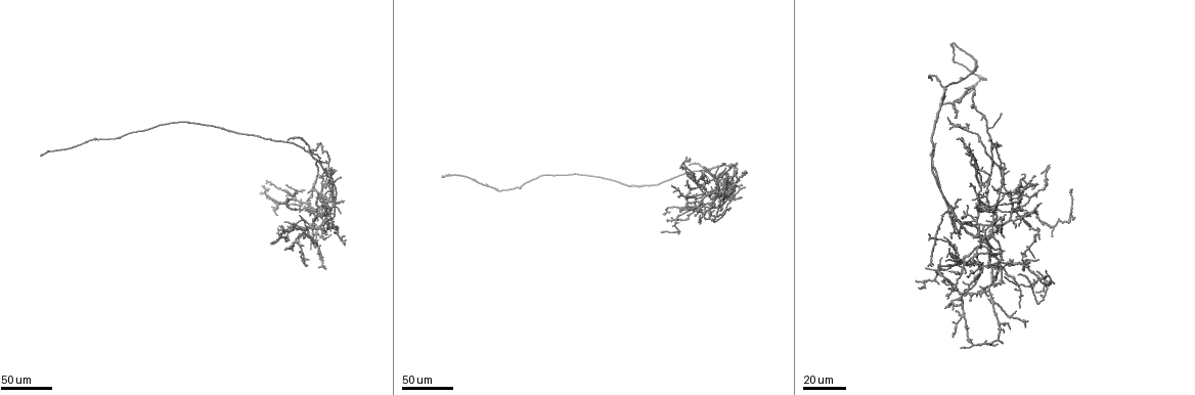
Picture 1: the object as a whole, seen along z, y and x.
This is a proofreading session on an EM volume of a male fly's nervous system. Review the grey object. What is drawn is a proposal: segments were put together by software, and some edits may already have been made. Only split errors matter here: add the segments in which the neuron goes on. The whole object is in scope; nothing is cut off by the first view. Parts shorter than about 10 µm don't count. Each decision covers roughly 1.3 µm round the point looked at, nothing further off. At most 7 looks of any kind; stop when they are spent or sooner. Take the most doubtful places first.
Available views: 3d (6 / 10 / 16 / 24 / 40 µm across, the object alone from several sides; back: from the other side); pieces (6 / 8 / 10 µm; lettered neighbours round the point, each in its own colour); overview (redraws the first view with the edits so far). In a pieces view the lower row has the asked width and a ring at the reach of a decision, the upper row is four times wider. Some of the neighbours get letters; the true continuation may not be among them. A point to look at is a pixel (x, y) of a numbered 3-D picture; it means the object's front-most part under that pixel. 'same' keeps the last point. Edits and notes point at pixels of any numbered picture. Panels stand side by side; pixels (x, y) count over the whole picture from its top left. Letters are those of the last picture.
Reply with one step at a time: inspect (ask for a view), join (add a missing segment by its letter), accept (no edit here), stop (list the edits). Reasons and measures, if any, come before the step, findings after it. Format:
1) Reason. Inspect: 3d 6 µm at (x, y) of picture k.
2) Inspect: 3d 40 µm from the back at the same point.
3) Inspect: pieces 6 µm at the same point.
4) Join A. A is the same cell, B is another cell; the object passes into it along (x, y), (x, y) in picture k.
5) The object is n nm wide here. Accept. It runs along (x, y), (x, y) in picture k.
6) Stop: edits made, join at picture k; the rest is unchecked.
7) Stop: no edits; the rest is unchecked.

Branch stops here. Inspect: 3d 24 µm at (688, 202) of picture 1.

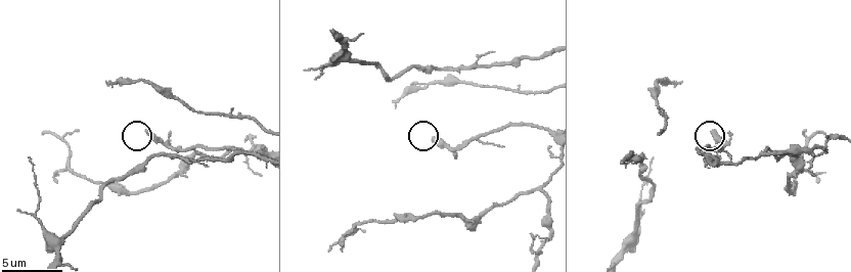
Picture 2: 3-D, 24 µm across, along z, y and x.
Inspect: 3d 10 µm at (149, 132) of picture 2.

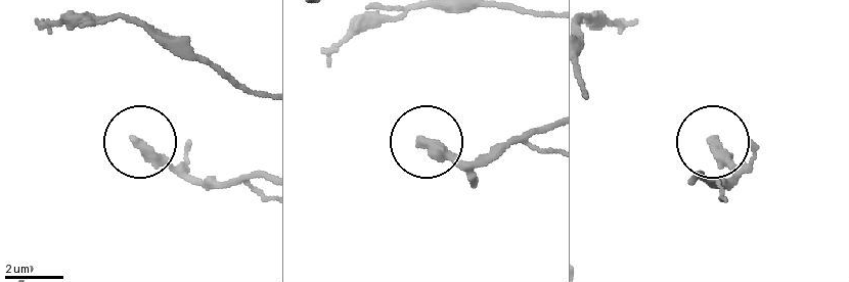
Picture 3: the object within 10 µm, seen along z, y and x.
Inspect: pieces 10 µm at (420, 141) of picture 3.

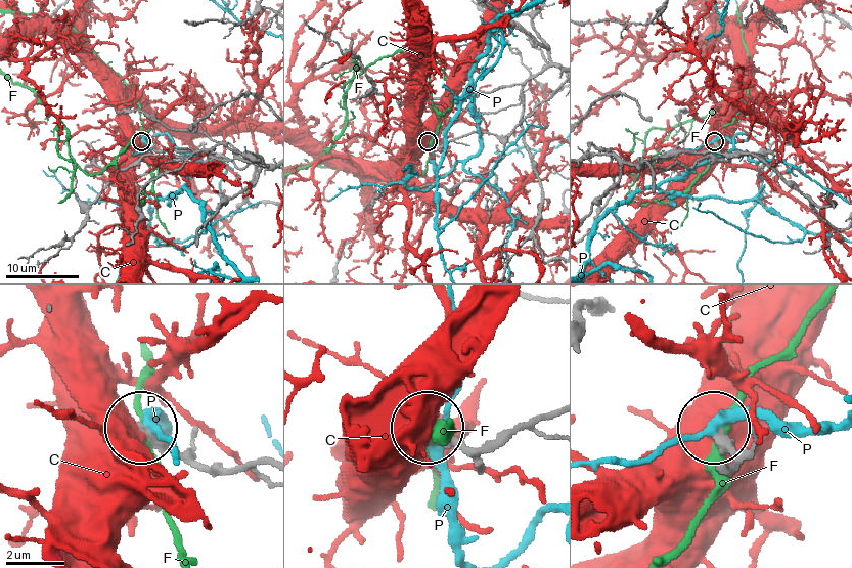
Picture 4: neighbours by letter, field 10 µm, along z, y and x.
The object is 280 nm wide here. Accept. C, F and P are other cells; it runs along (267, 464), (209, 472), (145, 430) in picture 4; none of them fits.

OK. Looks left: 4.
Branch stops here. Inspect: 3d 24 µm at (986, 240) of picture 1.

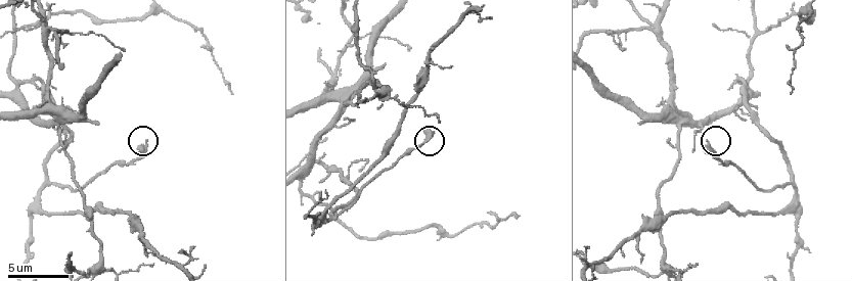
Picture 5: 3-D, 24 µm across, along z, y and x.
Inspect: pieces 8 µm at (707, 144) of picture 5.

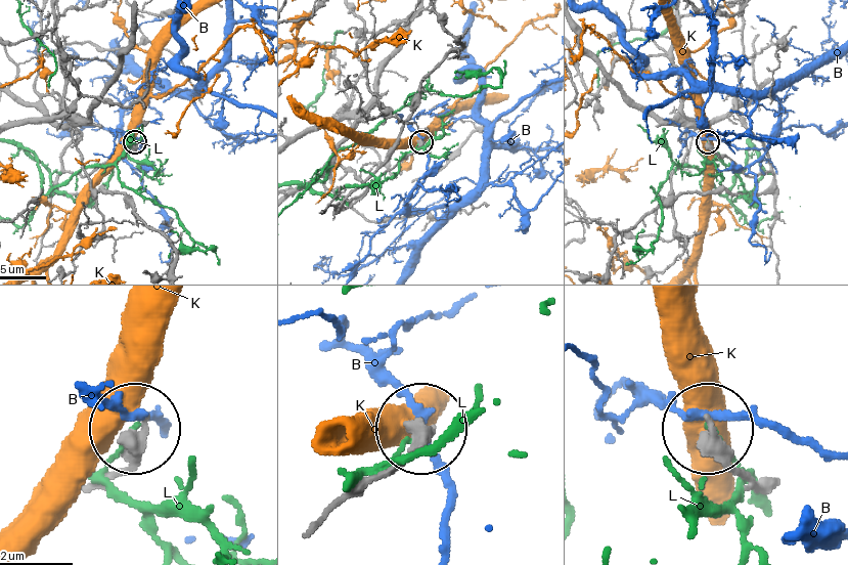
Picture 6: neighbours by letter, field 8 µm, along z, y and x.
The object is 270 nm wide here. Accept. B, K and L are other cells; it runs along (327, 516), (391, 471), (415, 437) in picture 6; none of them fits.

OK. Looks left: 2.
Free end. Inspect: 3d 40 µm at (955, 115) of picture 1.

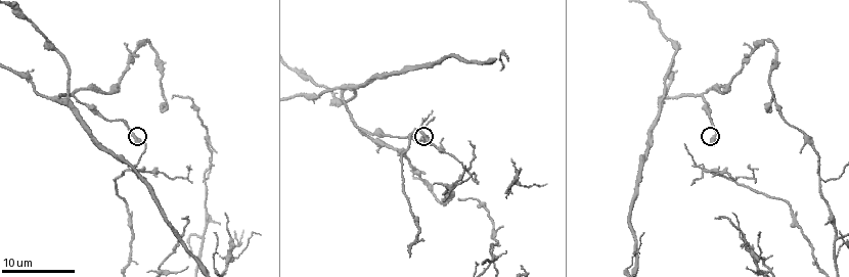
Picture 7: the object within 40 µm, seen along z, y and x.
See the neighbours. Inspect: pieces 10 µm at (139, 144) of picture 7.

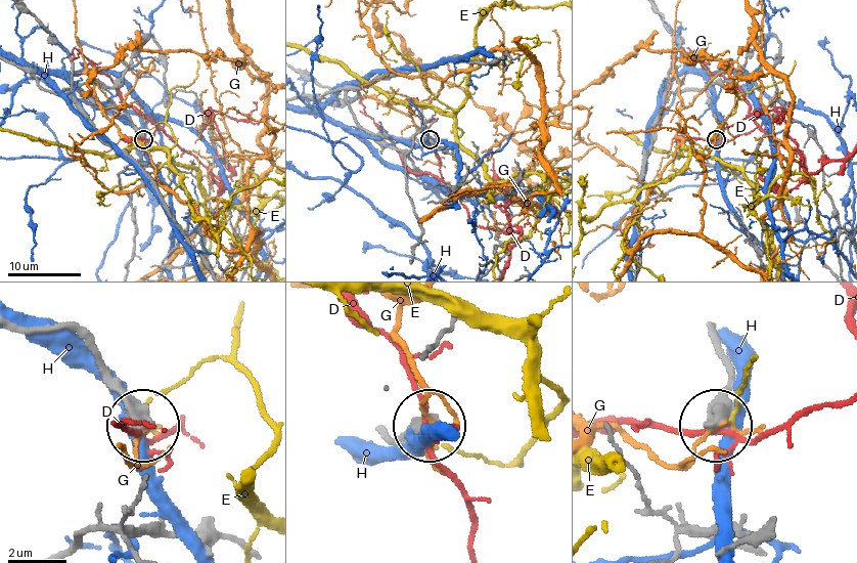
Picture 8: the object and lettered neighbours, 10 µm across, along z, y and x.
The object is 500 nm wide here. Accept. D, E, G and H are other cells; none of them fits.

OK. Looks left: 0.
Stop: no edits; the rest is unchecked.

